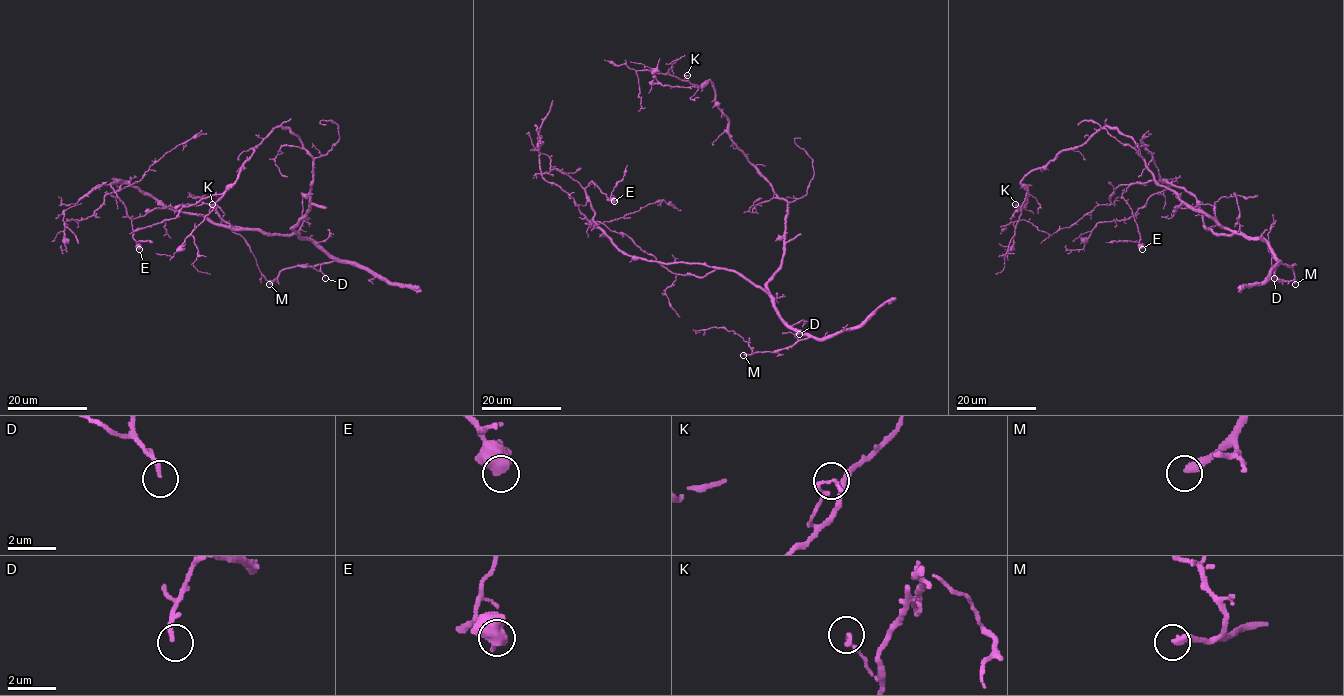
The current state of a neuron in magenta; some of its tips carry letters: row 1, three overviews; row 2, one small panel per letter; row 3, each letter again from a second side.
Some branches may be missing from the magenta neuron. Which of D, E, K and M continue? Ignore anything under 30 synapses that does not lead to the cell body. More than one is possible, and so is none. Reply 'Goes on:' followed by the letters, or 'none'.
Goes on: M

